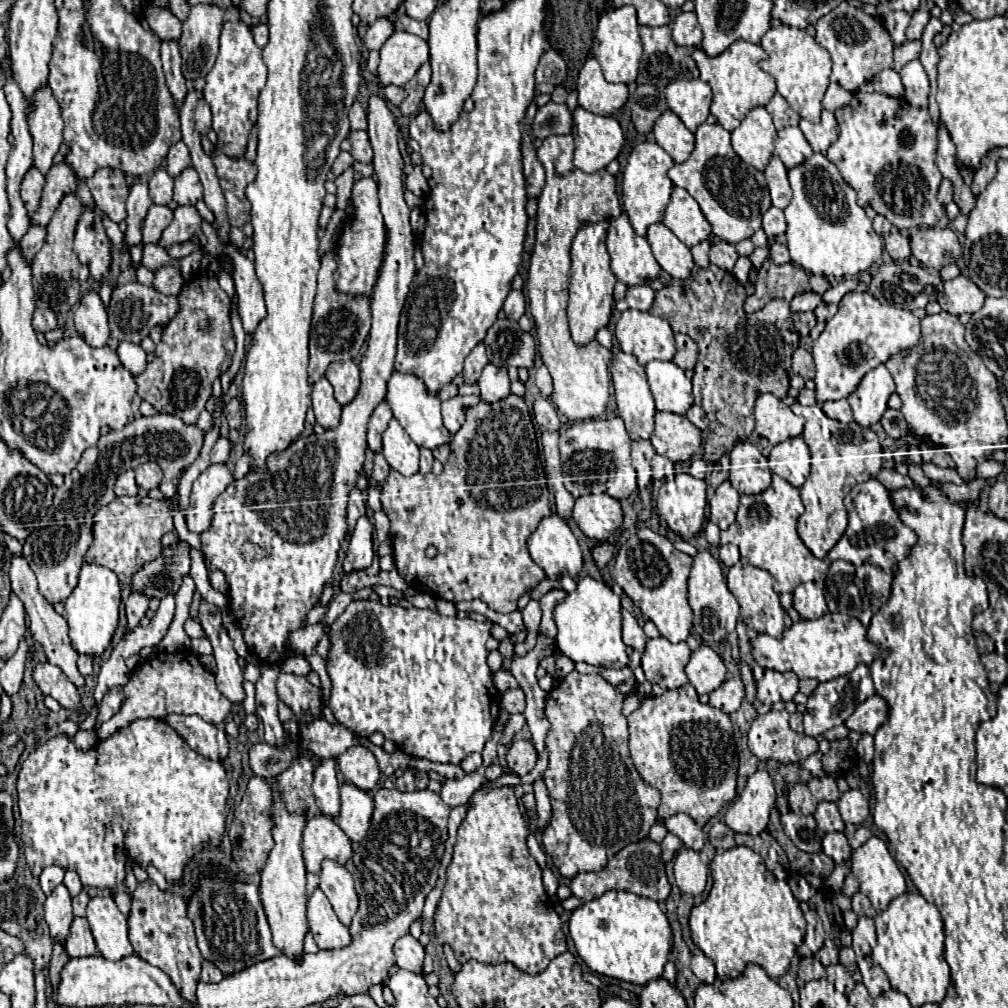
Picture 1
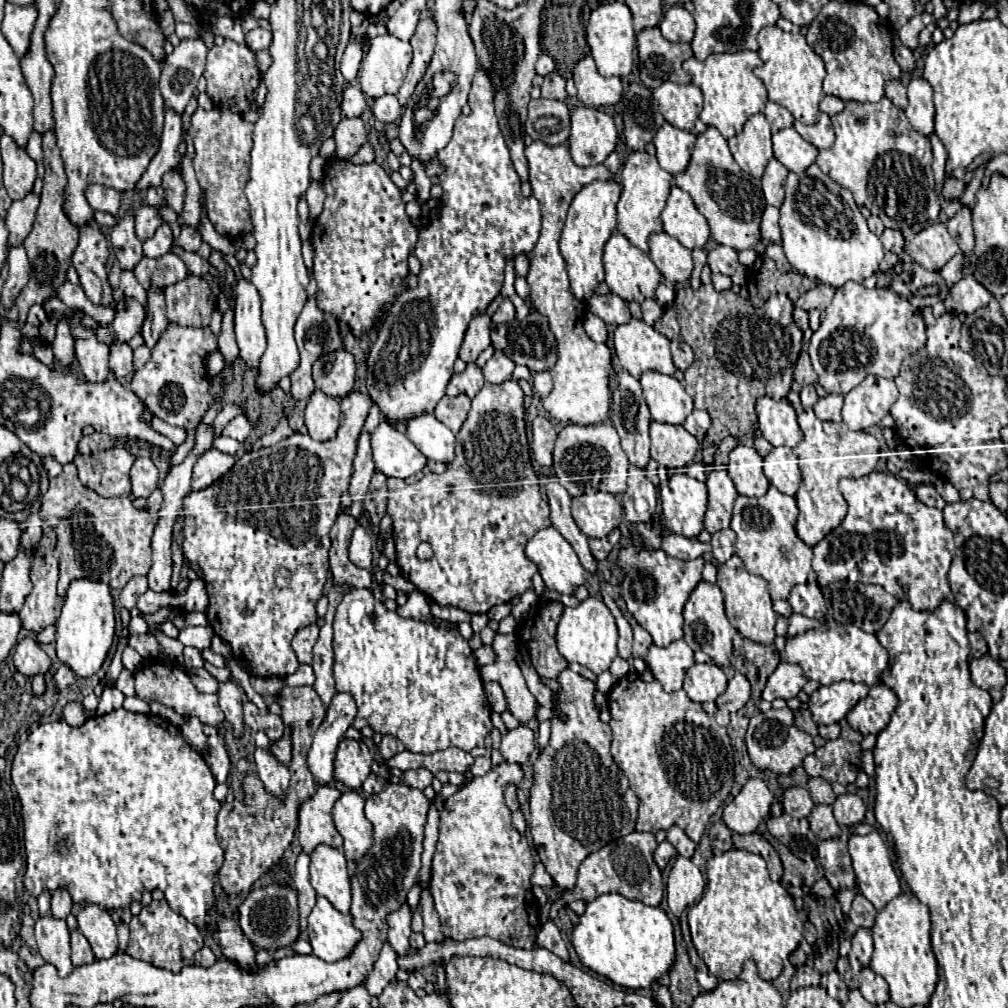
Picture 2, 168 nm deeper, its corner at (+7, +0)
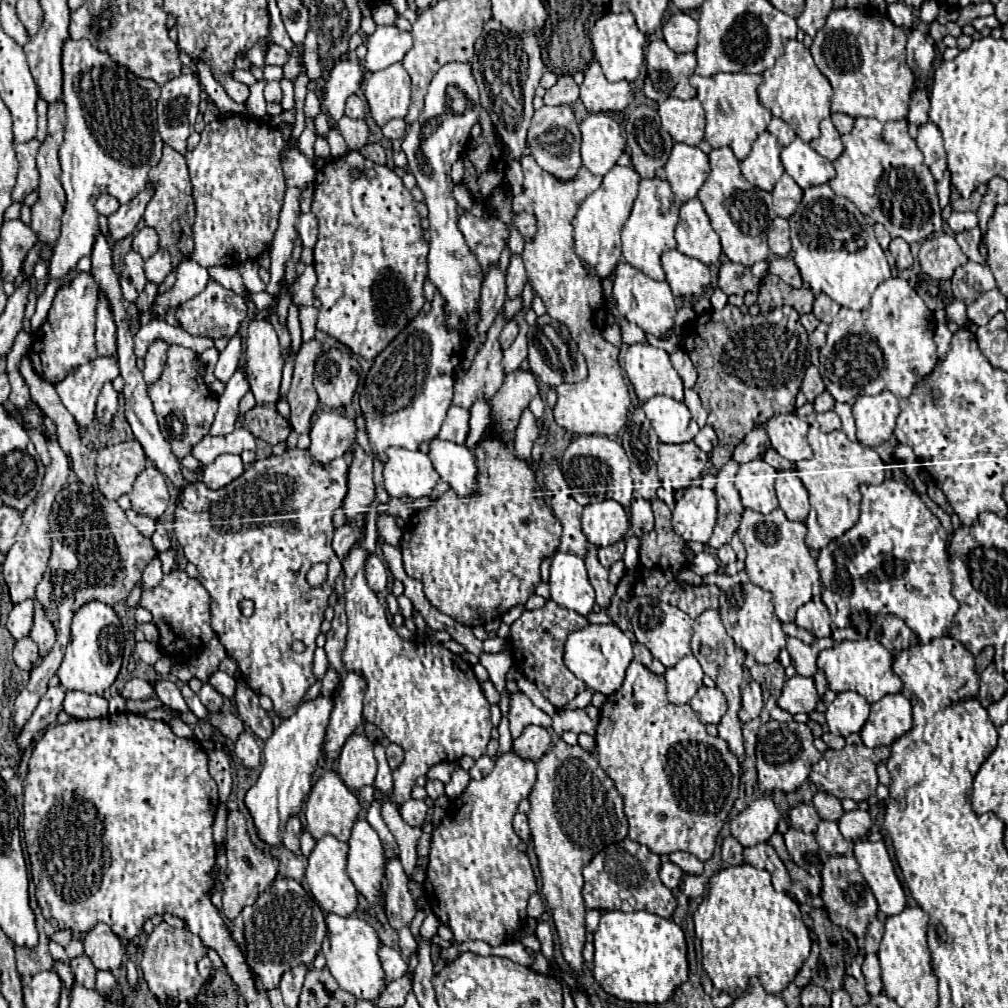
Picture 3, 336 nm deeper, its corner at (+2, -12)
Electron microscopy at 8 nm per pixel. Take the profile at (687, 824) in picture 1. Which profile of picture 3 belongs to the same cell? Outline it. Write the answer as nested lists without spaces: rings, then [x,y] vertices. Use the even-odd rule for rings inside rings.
[[[672,852],[670,860],[674,864],[678,864],[686,874],[702,874],[704,872],[704,864],[696,856],[692,856],[688,852]]]

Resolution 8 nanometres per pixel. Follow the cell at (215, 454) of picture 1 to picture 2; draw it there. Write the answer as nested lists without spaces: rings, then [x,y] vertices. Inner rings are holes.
[[[225,404],[223,410],[219,412],[219,416],[215,418],[215,424],[213,424],[215,426],[215,434],[221,436],[221,430],[239,414],[241,414],[241,406],[239,404]]]

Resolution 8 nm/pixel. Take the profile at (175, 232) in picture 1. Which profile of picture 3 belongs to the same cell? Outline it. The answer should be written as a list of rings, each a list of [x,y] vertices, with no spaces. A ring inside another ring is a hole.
[[[160,248],[154,256],[150,256],[144,264],[146,268],[146,278],[154,284],[162,284],[162,280],[172,272],[172,262],[170,262],[170,254],[168,250]]]

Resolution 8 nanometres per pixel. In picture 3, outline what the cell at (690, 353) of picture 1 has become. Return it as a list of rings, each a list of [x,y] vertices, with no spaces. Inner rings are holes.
[[[682,350],[674,352],[674,354],[672,354],[672,366],[674,366],[676,372],[680,374],[680,378],[682,378],[682,382],[684,382],[684,388],[692,388],[692,386],[696,384],[698,374],[696,374],[696,368],[694,368],[690,356],[686,356],[686,352],[682,352]]]

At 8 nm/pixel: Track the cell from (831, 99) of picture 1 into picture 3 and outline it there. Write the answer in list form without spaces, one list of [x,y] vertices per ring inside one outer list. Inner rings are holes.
[[[832,114],[832,122],[840,134],[848,134],[854,126],[854,118],[848,114]]]

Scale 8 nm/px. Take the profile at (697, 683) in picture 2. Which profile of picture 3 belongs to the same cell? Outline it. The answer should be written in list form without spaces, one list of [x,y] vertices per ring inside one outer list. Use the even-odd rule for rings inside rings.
[[[702,686],[696,692],[696,696],[690,700],[690,706],[698,714],[702,724],[718,724],[718,720],[724,716],[728,708],[728,702],[724,692],[718,690],[716,686],[714,688]]]

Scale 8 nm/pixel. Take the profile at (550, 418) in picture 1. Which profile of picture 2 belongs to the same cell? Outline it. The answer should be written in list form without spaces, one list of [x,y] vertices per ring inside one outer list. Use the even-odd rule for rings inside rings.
[[[535,416],[533,420],[533,458],[541,466],[543,476],[553,476],[553,444],[557,438],[555,426],[549,424],[545,416]]]

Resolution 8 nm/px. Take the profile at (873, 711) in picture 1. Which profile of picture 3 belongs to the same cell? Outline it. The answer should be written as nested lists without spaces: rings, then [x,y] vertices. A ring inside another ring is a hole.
[[[890,694],[870,706],[870,718],[860,730],[868,748],[890,746],[912,728],[912,706],[902,694]]]

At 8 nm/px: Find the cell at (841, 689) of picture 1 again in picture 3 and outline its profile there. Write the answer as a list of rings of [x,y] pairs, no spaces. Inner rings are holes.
[[[840,692],[826,708],[826,724],[834,736],[860,732],[870,714],[870,704],[856,692]]]

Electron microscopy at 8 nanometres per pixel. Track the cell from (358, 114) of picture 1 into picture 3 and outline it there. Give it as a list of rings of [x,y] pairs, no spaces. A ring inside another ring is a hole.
[[[354,94],[354,96],[350,96],[348,100],[346,100],[346,108],[344,108],[344,114],[348,116],[348,118],[364,118],[366,116],[366,102],[364,102],[364,98],[360,96],[360,94]]]

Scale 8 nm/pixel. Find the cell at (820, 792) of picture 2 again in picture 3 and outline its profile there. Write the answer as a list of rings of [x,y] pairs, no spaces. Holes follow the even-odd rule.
[[[816,792],[812,802],[814,802],[814,808],[818,810],[822,820],[838,820],[844,814],[840,800],[836,796],[826,794],[826,792]]]

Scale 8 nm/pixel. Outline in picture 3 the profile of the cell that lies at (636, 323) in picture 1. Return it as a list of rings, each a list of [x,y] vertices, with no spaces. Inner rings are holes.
[[[630,344],[624,356],[624,370],[640,402],[646,402],[654,394],[682,400],[682,380],[666,350],[650,344]]]

